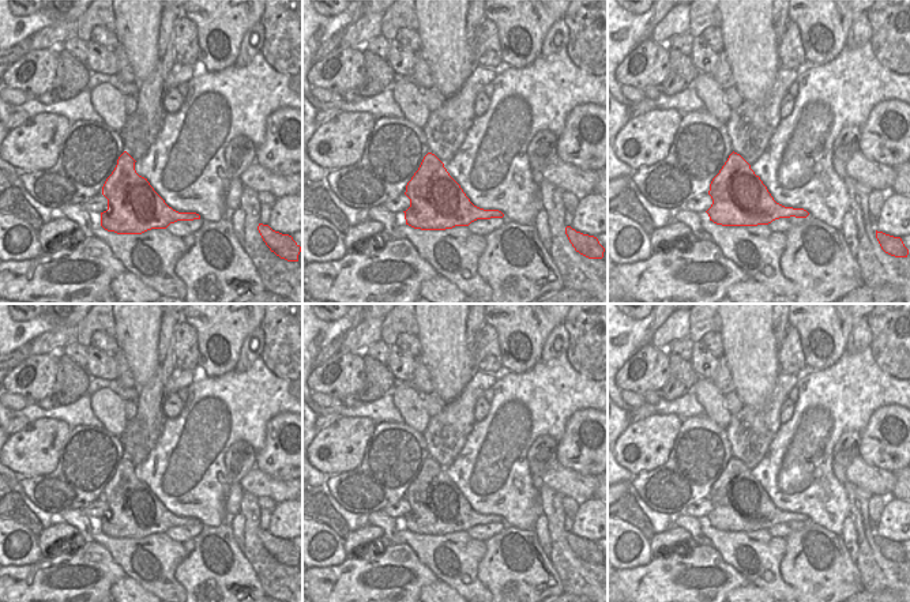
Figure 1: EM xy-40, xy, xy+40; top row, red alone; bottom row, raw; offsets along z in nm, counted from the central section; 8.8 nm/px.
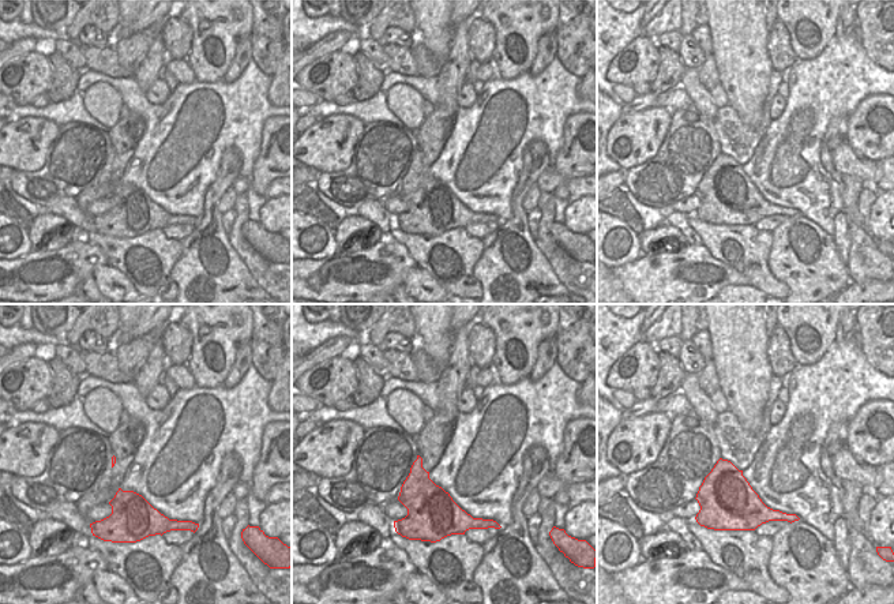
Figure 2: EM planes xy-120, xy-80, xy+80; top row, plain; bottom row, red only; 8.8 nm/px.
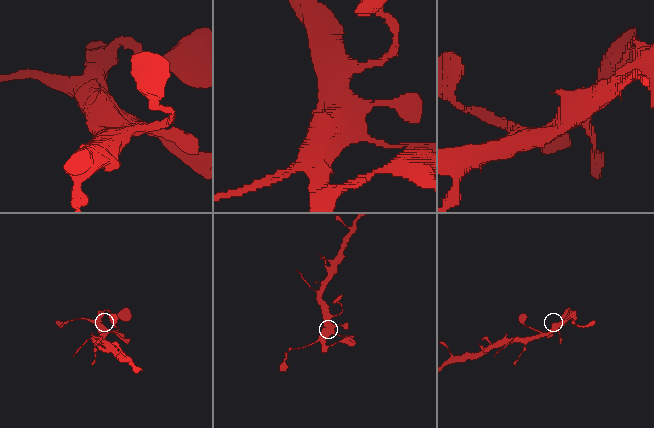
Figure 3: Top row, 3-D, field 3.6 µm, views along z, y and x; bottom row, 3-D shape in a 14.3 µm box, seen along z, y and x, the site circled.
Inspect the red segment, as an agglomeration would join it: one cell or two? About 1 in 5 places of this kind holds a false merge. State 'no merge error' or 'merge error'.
no merge error

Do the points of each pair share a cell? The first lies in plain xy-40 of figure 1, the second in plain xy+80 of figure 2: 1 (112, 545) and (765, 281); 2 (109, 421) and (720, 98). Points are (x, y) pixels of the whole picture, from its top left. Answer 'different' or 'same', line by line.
1: same
2: different

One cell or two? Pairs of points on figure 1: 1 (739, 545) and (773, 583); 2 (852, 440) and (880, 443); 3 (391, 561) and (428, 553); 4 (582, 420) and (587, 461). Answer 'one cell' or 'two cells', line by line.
1: one cell
2: two cells
3: two cells
4: one cell

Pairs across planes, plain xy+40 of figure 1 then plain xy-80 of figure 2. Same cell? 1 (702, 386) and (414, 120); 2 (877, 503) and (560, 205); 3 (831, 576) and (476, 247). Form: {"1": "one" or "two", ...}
{"1": "one", "2": "two", "3": "two"}

